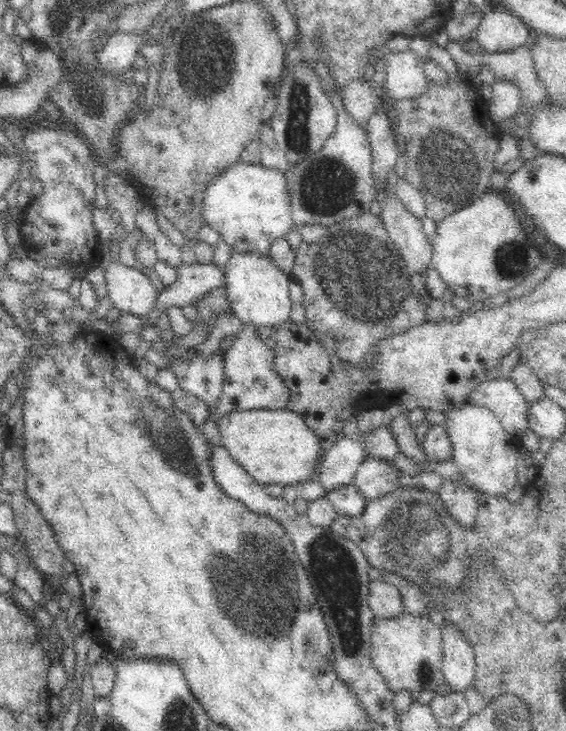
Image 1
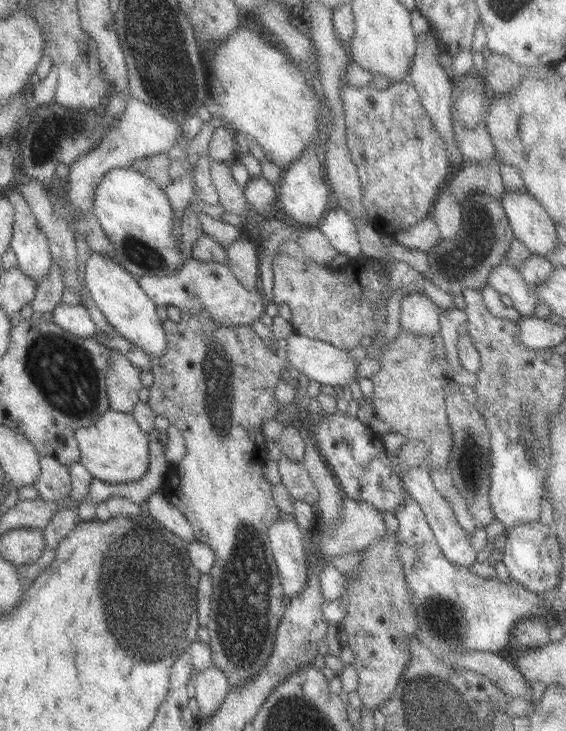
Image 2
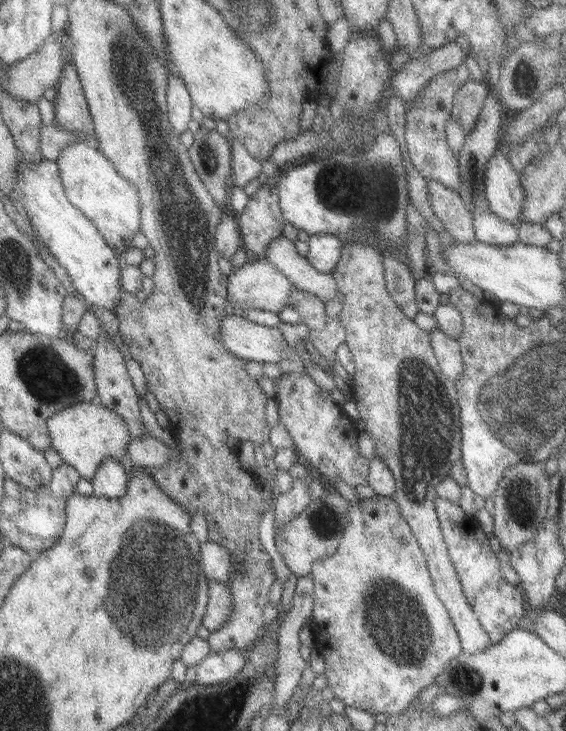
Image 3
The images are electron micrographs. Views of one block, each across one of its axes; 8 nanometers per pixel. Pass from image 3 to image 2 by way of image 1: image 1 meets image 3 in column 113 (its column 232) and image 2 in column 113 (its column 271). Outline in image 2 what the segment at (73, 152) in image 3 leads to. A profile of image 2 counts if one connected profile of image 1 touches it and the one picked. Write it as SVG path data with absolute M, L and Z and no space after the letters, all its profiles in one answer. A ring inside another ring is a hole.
M113 168L103 174L93 194L91 214L115 250L115 260L135 278L175 274L179 248L171 238L171 206L163 188L133 168Z

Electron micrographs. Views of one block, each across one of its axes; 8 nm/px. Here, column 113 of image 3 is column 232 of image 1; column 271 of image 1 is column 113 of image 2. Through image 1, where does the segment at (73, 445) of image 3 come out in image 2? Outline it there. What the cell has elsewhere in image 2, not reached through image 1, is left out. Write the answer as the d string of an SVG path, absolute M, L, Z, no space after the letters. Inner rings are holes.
M107 410L99 418L93 420L91 426L81 426L73 432L77 448L79 448L79 464L87 470L87 474L93 480L121 486L127 482L135 482L143 478L145 468L149 464L149 438L147 434L137 426L135 418L131 414L119 414L113 410Z

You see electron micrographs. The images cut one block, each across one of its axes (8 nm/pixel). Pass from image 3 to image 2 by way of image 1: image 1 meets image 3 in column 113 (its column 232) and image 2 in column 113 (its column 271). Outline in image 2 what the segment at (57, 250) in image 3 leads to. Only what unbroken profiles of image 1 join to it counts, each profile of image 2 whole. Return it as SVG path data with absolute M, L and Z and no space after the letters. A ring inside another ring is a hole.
M91 252L83 266L83 280L85 280L87 292L91 300L95 302L97 310L103 314L103 318L109 322L109 326L115 330L117 336L123 336L123 340L133 342L151 358L157 358L165 352L165 334L161 330L163 322L157 320L155 304L139 288L139 282L133 274L129 274L113 258Z

